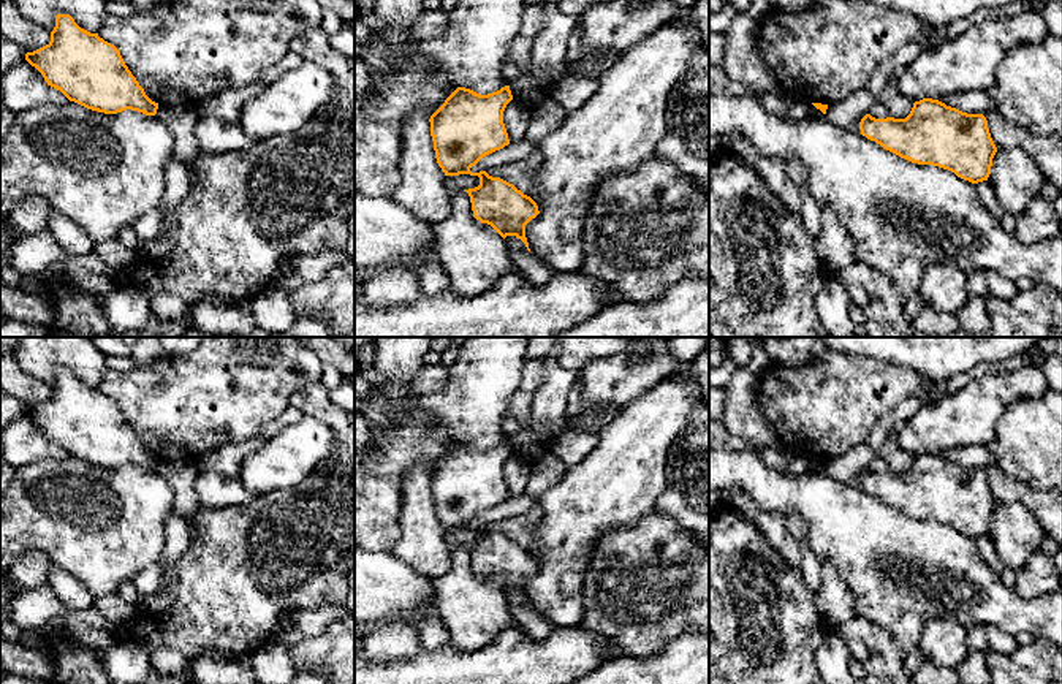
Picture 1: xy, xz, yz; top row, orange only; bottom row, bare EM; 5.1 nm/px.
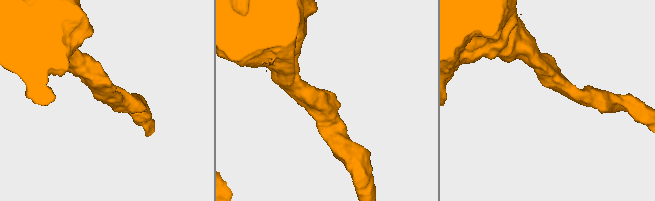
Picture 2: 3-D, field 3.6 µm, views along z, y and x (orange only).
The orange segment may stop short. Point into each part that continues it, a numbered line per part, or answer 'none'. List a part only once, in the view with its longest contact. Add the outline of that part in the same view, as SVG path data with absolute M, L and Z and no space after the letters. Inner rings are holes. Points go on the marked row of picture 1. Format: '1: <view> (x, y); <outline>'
none

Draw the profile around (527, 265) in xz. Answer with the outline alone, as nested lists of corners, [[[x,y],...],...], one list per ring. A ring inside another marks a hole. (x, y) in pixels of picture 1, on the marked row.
[[[506,236],[505,242],[513,266],[529,282],[544,285],[557,274],[557,271],[554,271],[551,266],[540,263],[538,258],[529,252],[525,244],[516,236]]]

